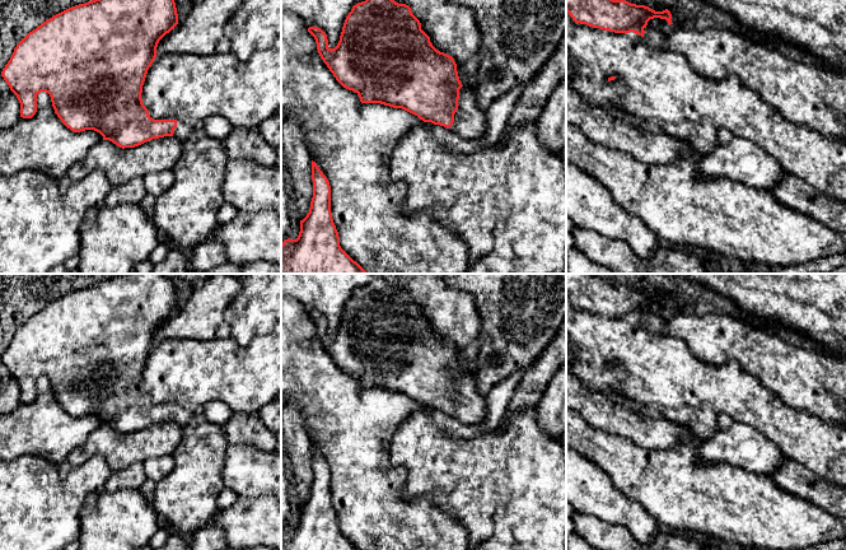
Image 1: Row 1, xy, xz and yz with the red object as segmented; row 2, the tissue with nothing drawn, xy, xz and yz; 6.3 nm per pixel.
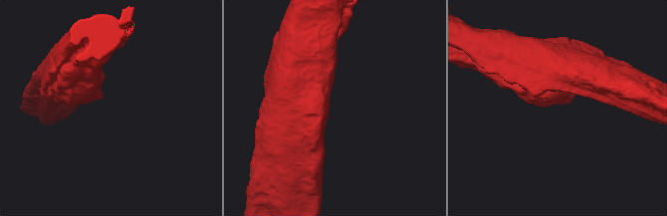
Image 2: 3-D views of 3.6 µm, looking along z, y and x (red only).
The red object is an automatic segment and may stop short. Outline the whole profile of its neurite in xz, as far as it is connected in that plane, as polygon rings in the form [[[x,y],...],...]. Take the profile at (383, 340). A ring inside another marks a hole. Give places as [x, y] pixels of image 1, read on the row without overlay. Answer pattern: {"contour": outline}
{"contour": [[[374,274],[370,283],[352,292],[335,334],[328,332],[327,320],[321,313],[309,312],[308,317],[336,365],[355,377],[361,388],[402,393],[424,407],[449,414],[464,425],[486,421],[485,397],[476,391],[472,373],[462,370],[454,344],[433,331],[408,290],[396,288],[380,274]]]}

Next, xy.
{"contour": [[[116,274],[99,284],[71,292],[29,317],[14,334],[1,362],[20,388],[20,402],[37,397],[37,381],[46,377],[62,409],[74,418],[94,415],[117,432],[135,433],[149,425],[176,421],[182,428],[192,412],[177,405],[154,405],[141,384],[149,353],[156,342],[159,326],[178,309],[174,284],[168,274]]]}

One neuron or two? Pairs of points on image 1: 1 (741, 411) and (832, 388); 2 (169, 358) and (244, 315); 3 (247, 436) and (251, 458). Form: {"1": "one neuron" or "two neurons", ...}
{"1": "two neurons", "2": "two neurons", "3": "two neurons"}

